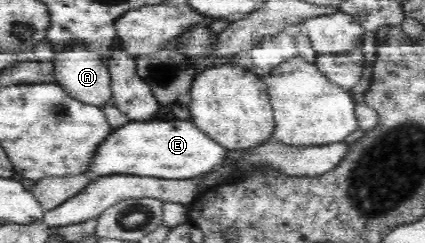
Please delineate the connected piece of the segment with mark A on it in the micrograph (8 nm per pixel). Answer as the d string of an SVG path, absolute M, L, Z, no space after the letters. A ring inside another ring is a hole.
M69 44L64 50L55 52L53 59L56 83L67 90L70 97L88 105L98 105L101 108L110 102L111 75L102 57L96 50L88 49L84 45Z

